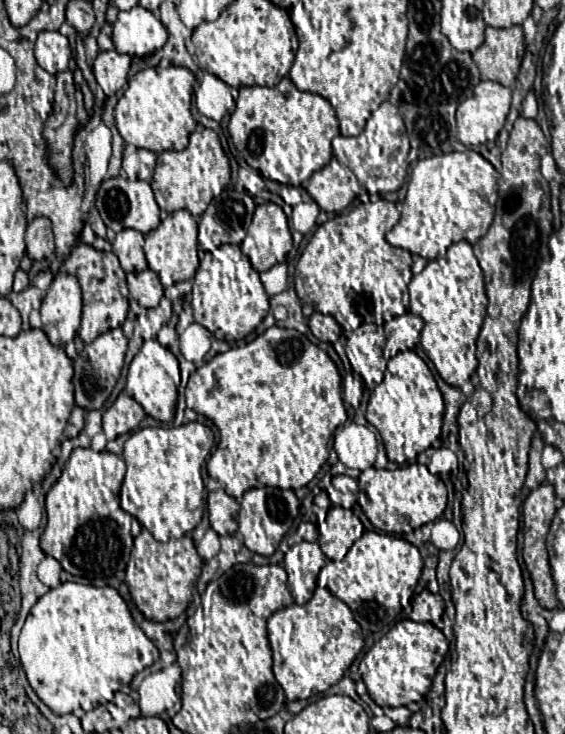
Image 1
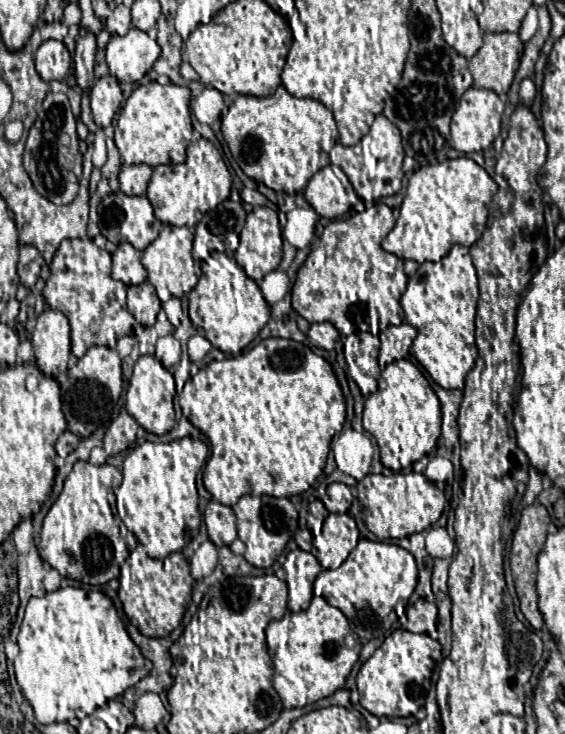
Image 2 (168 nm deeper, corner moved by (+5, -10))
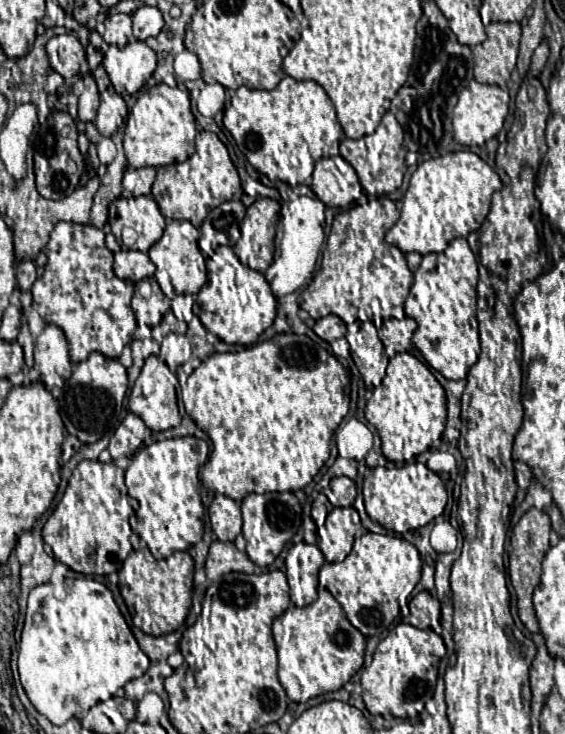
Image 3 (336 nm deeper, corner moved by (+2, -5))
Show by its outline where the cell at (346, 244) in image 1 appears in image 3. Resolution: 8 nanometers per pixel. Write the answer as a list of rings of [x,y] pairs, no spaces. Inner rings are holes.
[[[368,195],[364,205],[335,215],[321,269],[301,293],[299,305],[313,319],[333,313],[347,325],[359,319],[359,307],[363,305],[368,308],[369,320],[379,329],[388,318],[401,320],[405,317],[404,302],[413,285],[413,273],[407,267],[405,255],[395,245],[385,243],[387,229],[399,219],[395,202],[386,196]]]

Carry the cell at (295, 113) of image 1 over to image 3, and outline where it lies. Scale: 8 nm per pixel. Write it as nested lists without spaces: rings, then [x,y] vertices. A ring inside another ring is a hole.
[[[289,75],[273,91],[239,87],[231,97],[229,111],[231,115],[223,115],[223,125],[249,163],[269,179],[281,179],[291,187],[305,183],[313,173],[315,161],[327,157],[331,147],[343,137],[325,89],[315,81],[297,81]]]

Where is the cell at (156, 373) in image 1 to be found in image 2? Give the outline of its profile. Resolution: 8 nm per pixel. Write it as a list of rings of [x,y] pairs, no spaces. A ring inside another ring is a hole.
[[[140,356],[134,366],[134,374],[130,378],[126,390],[126,410],[128,414],[148,432],[166,434],[174,426],[174,397],[176,395],[175,380],[172,374],[154,358],[154,356]]]

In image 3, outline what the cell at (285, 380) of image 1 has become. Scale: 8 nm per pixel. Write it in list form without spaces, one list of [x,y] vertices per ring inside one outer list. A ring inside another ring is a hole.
[[[283,333],[283,335],[275,335],[273,339],[267,339],[263,343],[255,343],[251,347],[245,347],[241,351],[233,351],[233,353],[213,353],[209,355],[205,361],[201,361],[201,365],[189,375],[187,379],[187,387],[182,391],[182,401],[185,411],[189,417],[193,417],[195,425],[199,429],[203,429],[209,439],[213,441],[213,451],[211,451],[207,463],[201,469],[201,483],[215,491],[221,493],[225,497],[231,497],[233,501],[241,501],[245,495],[249,493],[271,493],[271,491],[297,491],[303,489],[307,483],[311,483],[311,479],[317,475],[317,471],[323,467],[323,463],[329,459],[329,451],[331,451],[331,437],[337,429],[337,425],[341,423],[341,419],[347,415],[349,411],[349,377],[343,369],[343,365],[321,345],[317,345],[315,341],[311,341],[307,335],[295,335],[295,333]]]

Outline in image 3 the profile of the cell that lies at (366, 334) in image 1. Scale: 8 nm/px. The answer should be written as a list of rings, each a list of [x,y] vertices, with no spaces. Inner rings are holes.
[[[356,321],[347,326],[346,339],[366,388],[379,386],[385,377],[389,358],[384,354],[376,327],[370,321]]]

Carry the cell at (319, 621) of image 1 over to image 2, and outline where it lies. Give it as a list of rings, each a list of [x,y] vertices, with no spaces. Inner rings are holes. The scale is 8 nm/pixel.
[[[312,598],[308,610],[298,614],[286,612],[284,618],[268,624],[266,642],[274,664],[272,684],[286,710],[302,708],[328,698],[344,686],[346,676],[360,654],[360,648],[346,646],[348,636],[356,638],[348,626],[346,616],[338,608],[332,608],[324,598]]]

